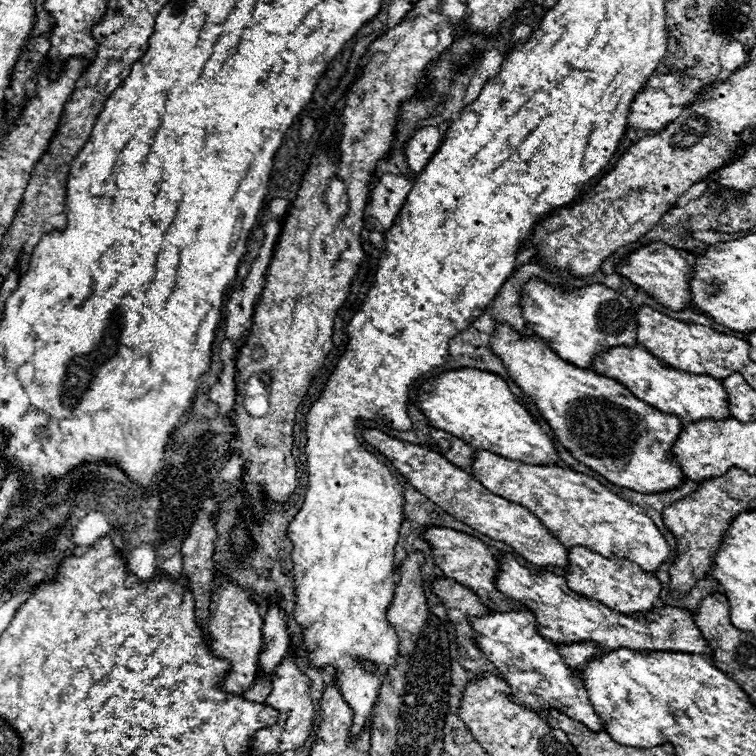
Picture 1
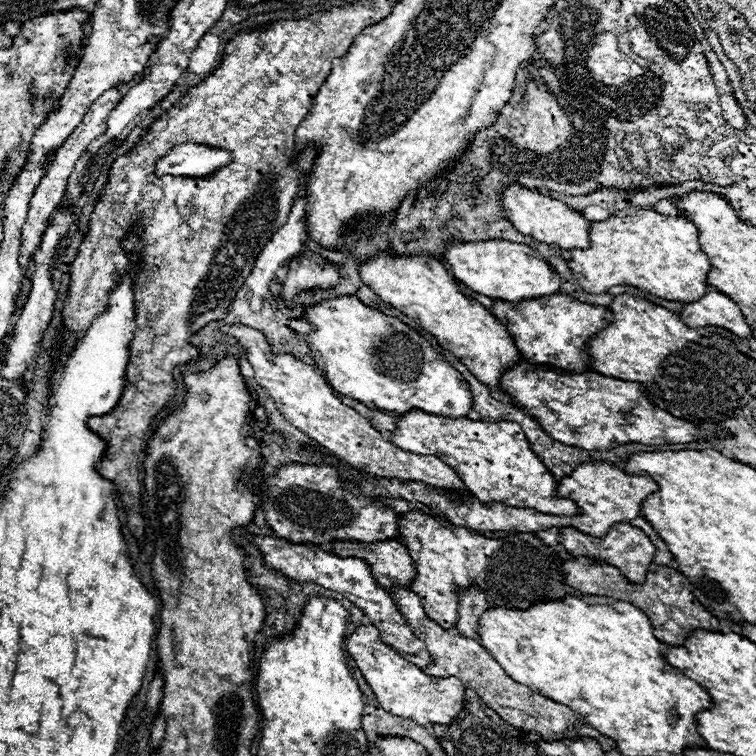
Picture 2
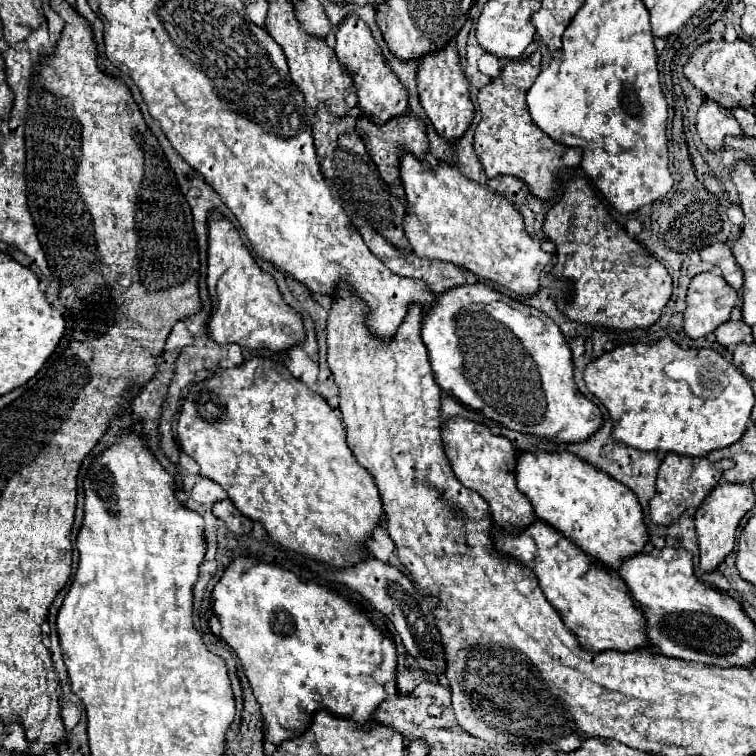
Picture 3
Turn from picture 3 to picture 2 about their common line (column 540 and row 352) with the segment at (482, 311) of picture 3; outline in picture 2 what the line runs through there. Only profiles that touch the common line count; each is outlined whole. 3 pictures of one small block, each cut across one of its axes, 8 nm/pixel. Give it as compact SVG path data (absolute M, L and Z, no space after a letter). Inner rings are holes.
M340 296L306 308L304 320L314 326L314 332L306 336L312 358L338 394L398 416L418 408L428 414L464 418L472 410L472 392L460 372L398 318L364 306L356 296Z

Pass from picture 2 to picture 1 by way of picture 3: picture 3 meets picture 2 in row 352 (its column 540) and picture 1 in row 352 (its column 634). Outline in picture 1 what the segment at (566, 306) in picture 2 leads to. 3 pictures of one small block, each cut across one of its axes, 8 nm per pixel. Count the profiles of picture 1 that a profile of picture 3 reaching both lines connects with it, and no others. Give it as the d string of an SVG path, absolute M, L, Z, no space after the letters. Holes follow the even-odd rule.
M642 346L610 348L608 352L602 352L600 356L594 358L592 370L624 384L624 388L628 388L634 396L638 396L646 404L650 404L650 406L654 406L662 412L678 416L682 424L698 422L698 420L704 420L704 418L712 418L712 420L732 418L730 410L726 406L726 402L728 402L726 390L724 390L720 380L716 380L712 376L690 374L690 372L682 372L682 370L664 366L656 356L652 356Z

